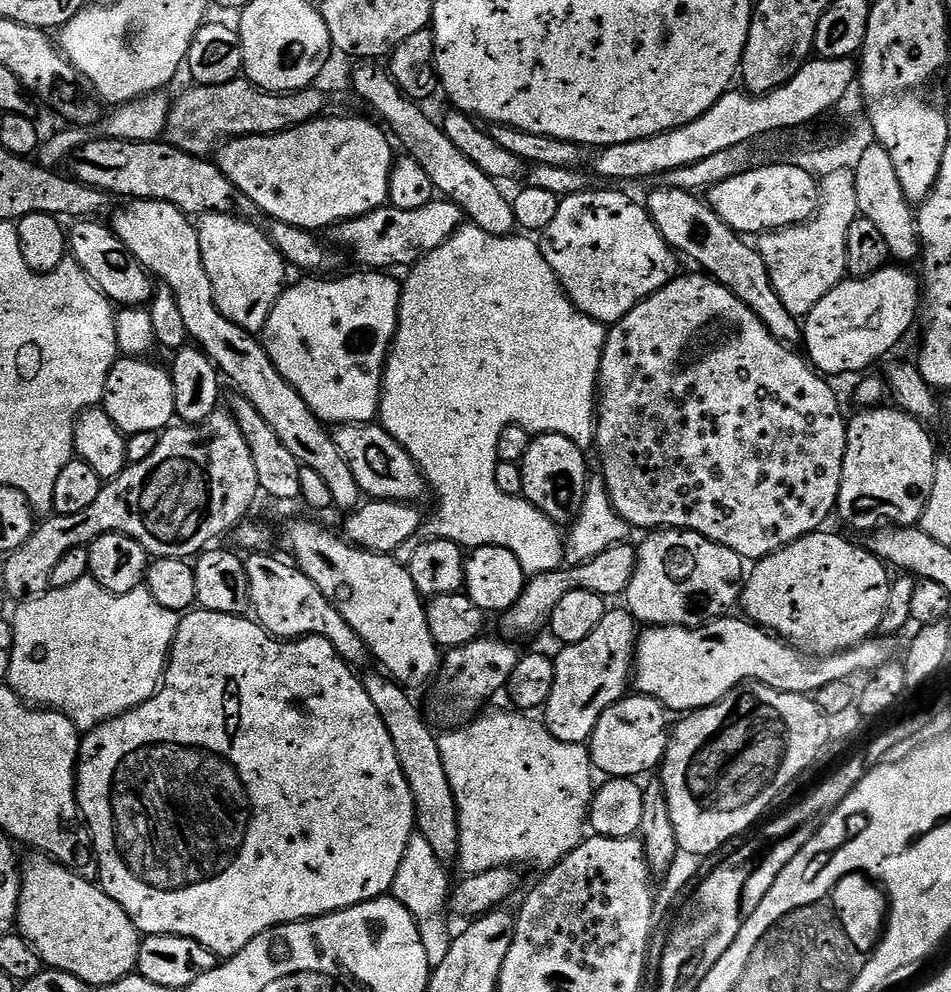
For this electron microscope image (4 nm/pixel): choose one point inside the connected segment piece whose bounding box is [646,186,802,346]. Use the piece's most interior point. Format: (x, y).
(691, 228)

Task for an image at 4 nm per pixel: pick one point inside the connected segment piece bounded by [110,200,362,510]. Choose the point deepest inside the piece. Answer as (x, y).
(159, 234)

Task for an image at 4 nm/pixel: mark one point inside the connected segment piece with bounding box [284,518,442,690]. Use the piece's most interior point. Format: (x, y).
(376, 595)

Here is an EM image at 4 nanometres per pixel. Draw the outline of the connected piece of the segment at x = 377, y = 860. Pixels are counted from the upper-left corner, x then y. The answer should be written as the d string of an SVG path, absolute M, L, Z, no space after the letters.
M192 610L192 611L189 611L189 612L188 612L188 613L187 613L187 614L184 614L184 615L181 615L181 617L180 617L180 625L179 625L179 626L178 626L178 630L177 630L177 631L176 631L176 637L175 637L175 638L174 638L174 642L173 642L173 643L172 643L172 651L171 651L171 653L170 653L170 655L169 655L169 658L168 658L168 667L167 667L167 669L166 669L166 671L165 671L165 673L164 673L164 678L163 678L163 681L162 681L162 687L161 687L161 688L160 688L160 689L159 689L159 691L157 691L157 693L156 693L156 695L155 695L155 696L152 696L152 697L150 697L150 698L149 698L149 700L147 700L147 702L145 702L145 703L144 703L144 704L140 704L140 705L139 705L139 706L137 706L137 708L131 708L131 709L130 709L130 710L129 710L129 711L128 711L128 712L124 712L124 713L122 713L122 715L120 715L120 716L116 716L116 717L115 717L115 718L113 718L113 720L107 720L107 721L106 721L106 723L105 723L105 724L100 724L100 725L99 725L99 726L98 726L98 727L96 727L96 728L94 728L94 729L91 729L91 731L89 731L89 732L88 732L88 733L87 733L87 735L85 735L85 736L84 736L84 737L83 737L83 739L81 739L81 741L80 741L80 759L79 759L79 760L77 760L77 762L76 762L76 802L77 802L77 805L78 805L78 807L79 807L79 809L80 809L80 814L81 814L81 817L82 817L82 820L83 820L83 823L84 823L84 824L85 824L85 825L86 825L86 828L87 828L87 824L86 824L86 823L88 823L88 828L89 828L89 830L90 830L90 831L92 831L92 844L93 844L93 845L92 845L92 844L91 844L91 847L92 847L92 848L93 848L93 849L94 849L94 864L95 864L95 860L96 860L96 864L97 864L97 866L98 866L98 867L100 867L100 877L98 877L98 883L99 883L99 885L100 885L100 887L101 887L101 888L103 888L103 890L104 890L104 893L105 893L105 894L107 894L107 895L108 895L108 896L109 896L109 897L110 897L110 898L114 898L114 902L118 902L118 906L122 906L122 910L126 910L126 914L127 914L127 915L128 915L128 917L129 917L129 918L131 918L131 920L132 920L132 921L133 921L133 922L134 922L134 926L135 926L135 927L136 927L136 928L137 928L137 930L138 930L138 931L140 931L140 932L141 932L141 934L143 934L143 935L144 935L144 936L153 936L153 935L154 935L154 934L170 934L170 935L171 935L171 936L181 936L181 937L182 937L182 938L194 938L194 942L198 942L198 943L199 943L199 944L201 944L201 945L202 945L202 946L206 946L206 950L210 950L210 951L211 951L211 952L213 952L213 954L215 954L215 956L216 956L216 957L217 957L217 958L227 958L227 957L230 957L230 956L233 956L233 955L234 955L234 954L238 954L238 950L246 950L246 946L250 946L250 942L254 942L254 938L258 938L258 934L262 934L262 933L263 933L263 932L265 932L265 931L266 931L266 930L270 930L270 929L271 929L271 928L277 928L277 927L278 927L278 926L282 926L282 925L283 925L283 924L297 924L297 923L298 923L298 921L300 921L300 920L312 920L312 919L313 919L313 918L314 918L314 917L315 917L315 916L325 916L325 915L326 915L326 914L330 914L330 913L331 913L331 912L337 912L337 911L338 911L338 910L342 910L342 909L343 909L343 908L349 908L349 907L350 907L350 906L358 906L358 905L359 905L359 904L361 904L361 903L362 903L362 902L366 902L366 901L367 901L367 900L373 900L373 899L374 899L374 898L378 898L378 897L379 897L379 896L387 896L387 895L389 895L389 893L391 893L391 890L392 890L392 883L393 883L393 882L394 882L394 878L395 878L395 877L396 877L396 875L397 875L397 874L398 874L398 866L402 866L402 858L403 858L403 857L404 857L404 855L405 855L405 854L406 854L406 850L407 850L407 849L408 849L408 843L409 843L409 842L410 842L410 838L411 838L411 837L412 837L412 835L413 835L413 834L414 834L414 833L415 833L415 832L416 832L416 831L417 831L417 827L416 827L416 807L415 807L415 806L414 806L414 798L413 798L413 797L412 797L412 795L411 795L411 794L410 794L410 782L406 782L406 774L405 774L405 773L404 773L404 771L403 771L403 770L402 770L402 766L401 766L401 765L400 765L400 763L399 763L399 762L398 762L398 750L394 750L394 742L393 742L393 741L392 741L392 739L391 739L391 738L390 738L390 730L386 730L386 722L382 722L382 718L381 718L381 717L380 717L380 715L379 715L379 714L378 714L378 710L374 710L374 702L370 702L370 694L366 694L366 690L365 690L365 689L364 689L364 681L363 681L363 679L361 679L361 677L360 677L360 676L359 676L359 675L358 675L358 676L357 676L357 677L356 677L356 676L355 676L355 674L354 674L354 673L352 673L352 672L355 672L355 671L353 671L353 669L352 669L352 668L351 668L351 667L350 667L350 666L349 666L349 664L347 664L347 662L346 662L346 661L344 661L344 660L343 660L343 659L342 659L342 658L341 658L341 656L339 656L339 655L338 655L338 654L337 654L337 652L336 652L336 651L335 651L335 650L334 650L334 646L333 646L333 645L332 645L332 644L331 644L331 643L330 643L330 641L328 641L328 640L327 640L327 639L326 639L326 638L322 638L322 637L321 637L321 636L305 636L305 637L303 637L303 638L301 638L301 639L298 639L298 640L278 640L278 639L276 639L276 637L275 637L275 636L272 636L272 635L271 635L271 634L269 634L269 632L268 632L268 631L267 631L267 630L266 630L266 629L265 629L265 628L262 628L262 627L260 627L260 625L259 625L259 623L257 623L257 621L256 621L256 620L255 620L255 619L252 619L252 618L245 618L245 617L242 617L242 616L231 616L231 615L230 615L230 614L218 614L218 613L217 613L217 612L205 612L205 611L203 611L203 610Z

